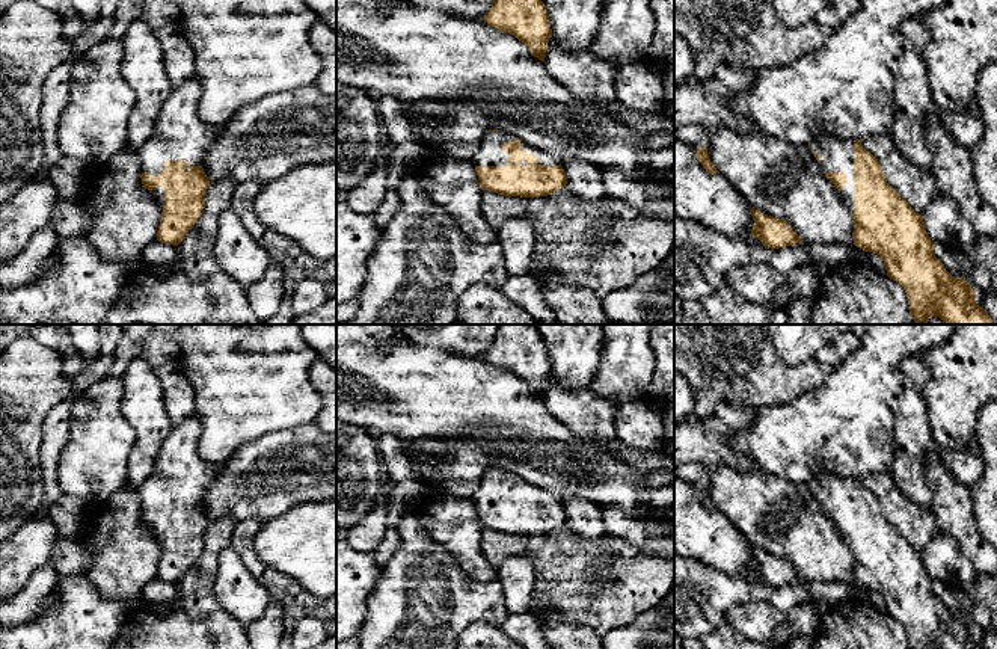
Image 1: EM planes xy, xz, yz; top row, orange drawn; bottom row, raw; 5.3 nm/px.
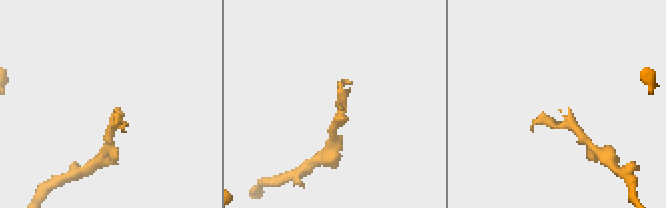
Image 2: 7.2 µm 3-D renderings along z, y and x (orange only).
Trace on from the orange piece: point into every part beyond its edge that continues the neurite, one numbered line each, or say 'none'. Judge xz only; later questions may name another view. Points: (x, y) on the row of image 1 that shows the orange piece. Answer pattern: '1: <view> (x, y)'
1: xz (489, 153)

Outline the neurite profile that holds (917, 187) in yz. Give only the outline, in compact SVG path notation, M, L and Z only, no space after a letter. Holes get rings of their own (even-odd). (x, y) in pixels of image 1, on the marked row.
M891 134L867 136L861 146L875 155L887 183L911 205L925 214L931 201L940 193L931 172L917 169L894 145Z

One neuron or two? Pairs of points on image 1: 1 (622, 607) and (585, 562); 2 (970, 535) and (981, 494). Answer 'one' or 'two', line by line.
1: one
2: two

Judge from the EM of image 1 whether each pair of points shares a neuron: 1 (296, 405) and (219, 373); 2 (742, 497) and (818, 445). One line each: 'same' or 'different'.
1: same
2: different

